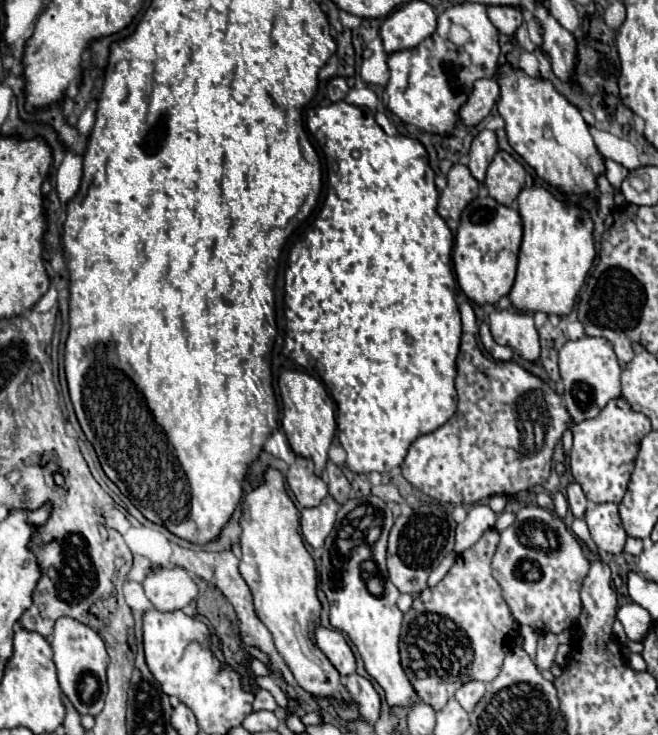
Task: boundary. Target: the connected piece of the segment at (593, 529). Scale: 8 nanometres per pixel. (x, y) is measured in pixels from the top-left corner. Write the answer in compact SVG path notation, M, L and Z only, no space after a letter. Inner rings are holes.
M600 503L586 509L584 521L590 529L592 541L600 551L606 553L622 553L626 543L626 533L618 515L616 503Z

